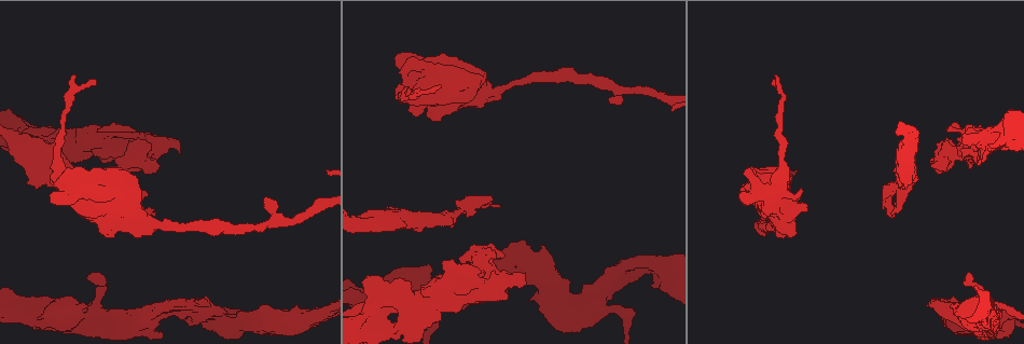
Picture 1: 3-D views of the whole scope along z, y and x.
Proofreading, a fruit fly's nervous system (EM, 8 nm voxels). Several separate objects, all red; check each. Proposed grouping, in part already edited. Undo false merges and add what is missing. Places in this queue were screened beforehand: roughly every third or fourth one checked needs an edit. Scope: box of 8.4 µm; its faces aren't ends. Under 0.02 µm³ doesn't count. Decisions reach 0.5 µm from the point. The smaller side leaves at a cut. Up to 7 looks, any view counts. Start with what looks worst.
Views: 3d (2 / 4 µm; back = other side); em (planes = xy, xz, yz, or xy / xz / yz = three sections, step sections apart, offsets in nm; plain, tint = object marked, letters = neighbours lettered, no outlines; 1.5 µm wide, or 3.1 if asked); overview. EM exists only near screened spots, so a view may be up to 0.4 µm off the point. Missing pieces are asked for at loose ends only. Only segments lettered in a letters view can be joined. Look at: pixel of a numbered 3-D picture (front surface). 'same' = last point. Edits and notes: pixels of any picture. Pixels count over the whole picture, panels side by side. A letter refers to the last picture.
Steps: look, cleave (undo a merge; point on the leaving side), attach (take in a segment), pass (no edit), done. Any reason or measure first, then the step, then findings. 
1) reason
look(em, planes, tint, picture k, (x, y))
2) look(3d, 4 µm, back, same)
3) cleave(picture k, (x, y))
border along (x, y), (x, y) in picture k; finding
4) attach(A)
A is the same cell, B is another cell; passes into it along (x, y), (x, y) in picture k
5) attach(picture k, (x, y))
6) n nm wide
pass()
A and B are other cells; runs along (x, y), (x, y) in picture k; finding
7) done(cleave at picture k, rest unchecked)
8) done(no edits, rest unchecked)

an open end
look(em, yz, step 4, tint, picture 1, (949, 299))

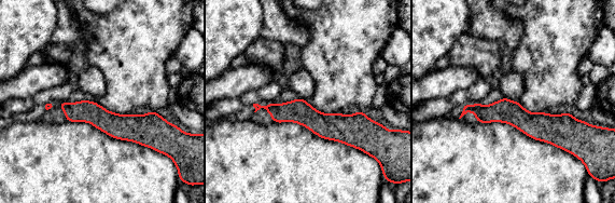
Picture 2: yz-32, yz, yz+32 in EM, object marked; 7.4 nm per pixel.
look(em, planes, letters, same)

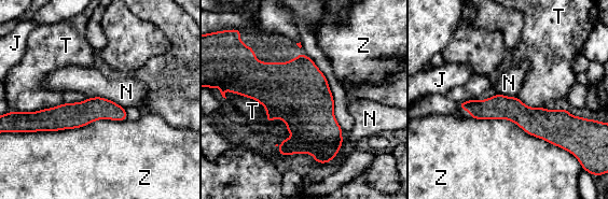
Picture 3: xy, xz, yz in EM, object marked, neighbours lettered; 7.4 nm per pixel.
Z touches over 700 nm
pass()
J, N, T and Z are other cells; border along (87, 97), (105, 97), (124, 108) in picture 3; none of them fits

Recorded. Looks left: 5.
an open end
look(3d, 4 µm, picture 1, (772, 85))

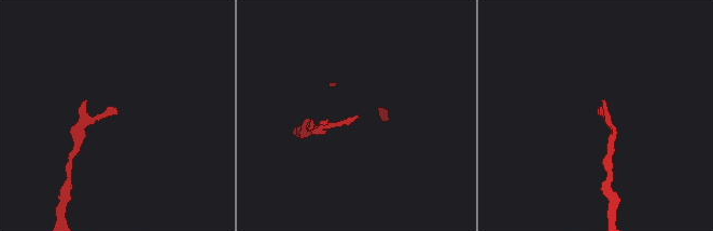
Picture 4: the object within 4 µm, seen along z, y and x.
look(em, planes, plain, picture 4, (597, 110))

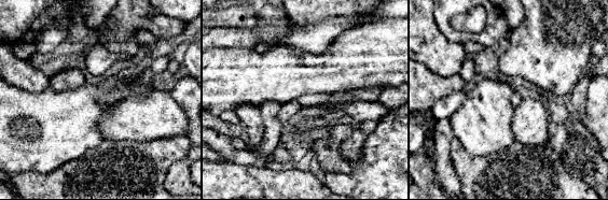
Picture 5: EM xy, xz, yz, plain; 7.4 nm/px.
see the neighbours
look(em, planes, letters, same)

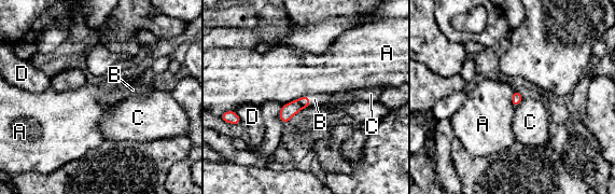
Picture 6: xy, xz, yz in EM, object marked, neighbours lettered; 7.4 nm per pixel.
attach(B)
B is the same cell, A, C and D are other cells; passes into it along (289, 110), (309, 100), (315, 99) in picture 6; the cell continues

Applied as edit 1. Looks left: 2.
look(em, planes, tint, picture 1, (621, 312))

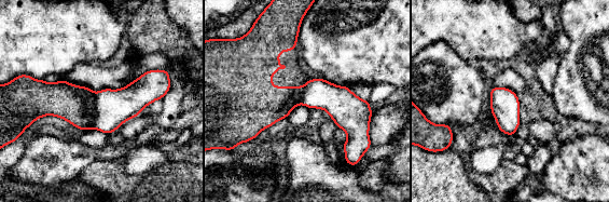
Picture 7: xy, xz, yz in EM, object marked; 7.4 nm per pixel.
see the neighbours
look(em, planes, letters, same)

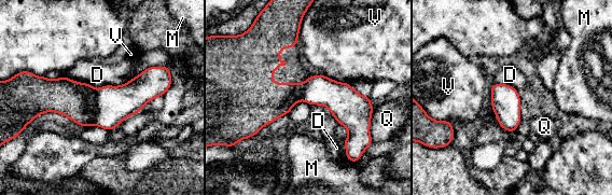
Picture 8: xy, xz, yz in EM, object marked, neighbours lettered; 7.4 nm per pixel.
cleave(picture 8, (113, 103))
D, M, Q and V are other cells; border along (95, 89), (96, 124) in picture 8; two cells meet here

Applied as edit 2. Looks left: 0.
done(attach at picture 6, cleave at picture 8, rest unchecked)

